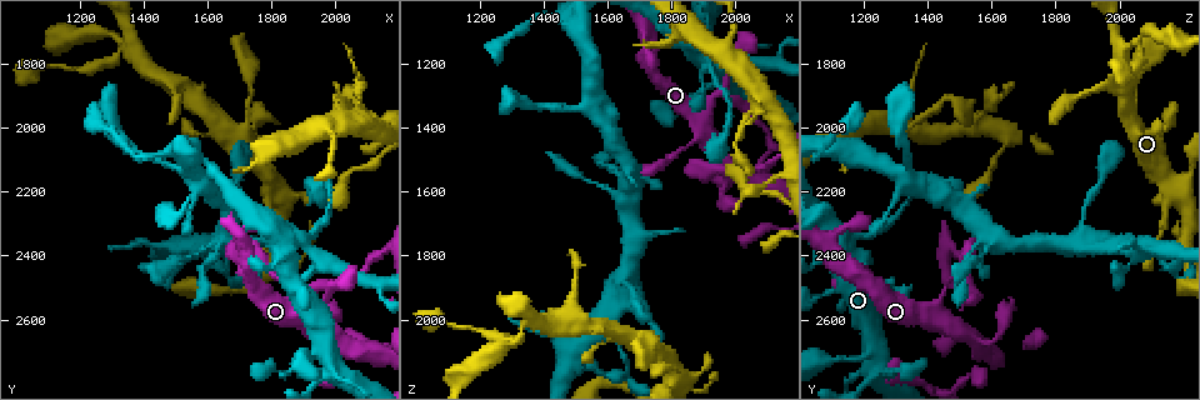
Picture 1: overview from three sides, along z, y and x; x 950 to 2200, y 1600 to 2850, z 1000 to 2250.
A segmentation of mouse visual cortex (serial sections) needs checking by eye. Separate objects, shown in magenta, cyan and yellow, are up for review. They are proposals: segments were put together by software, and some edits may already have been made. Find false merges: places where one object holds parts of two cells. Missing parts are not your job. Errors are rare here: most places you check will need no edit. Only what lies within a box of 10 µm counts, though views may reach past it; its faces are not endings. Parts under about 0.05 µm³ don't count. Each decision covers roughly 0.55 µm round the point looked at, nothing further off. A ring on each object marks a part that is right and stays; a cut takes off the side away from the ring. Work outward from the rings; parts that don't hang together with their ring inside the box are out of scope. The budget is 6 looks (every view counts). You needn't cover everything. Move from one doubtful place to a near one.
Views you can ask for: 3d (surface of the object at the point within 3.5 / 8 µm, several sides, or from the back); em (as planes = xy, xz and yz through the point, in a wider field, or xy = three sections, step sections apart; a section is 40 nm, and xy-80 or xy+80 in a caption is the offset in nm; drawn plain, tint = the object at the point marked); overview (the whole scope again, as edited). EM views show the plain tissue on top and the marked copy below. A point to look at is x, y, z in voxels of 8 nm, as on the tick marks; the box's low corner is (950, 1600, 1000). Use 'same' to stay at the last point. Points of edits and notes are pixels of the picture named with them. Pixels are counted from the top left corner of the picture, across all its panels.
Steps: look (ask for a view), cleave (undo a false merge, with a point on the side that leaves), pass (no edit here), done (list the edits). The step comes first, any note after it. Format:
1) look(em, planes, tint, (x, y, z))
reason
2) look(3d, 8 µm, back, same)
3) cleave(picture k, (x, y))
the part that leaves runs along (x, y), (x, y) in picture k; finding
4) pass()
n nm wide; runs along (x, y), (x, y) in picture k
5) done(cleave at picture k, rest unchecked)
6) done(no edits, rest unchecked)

look(3d, 8 µm, (2110, 2490, 1190))
three arms meet

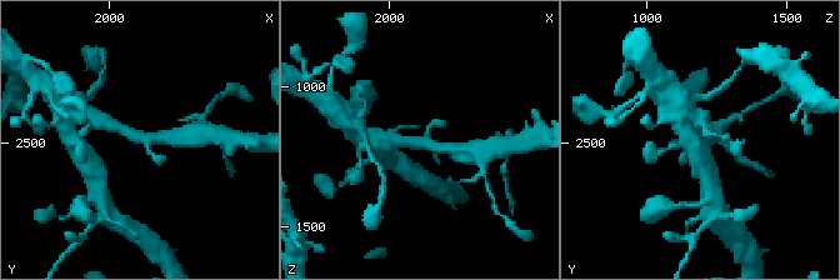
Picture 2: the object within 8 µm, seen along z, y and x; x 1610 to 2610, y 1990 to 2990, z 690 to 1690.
look(3d, 3.5 µm, same)

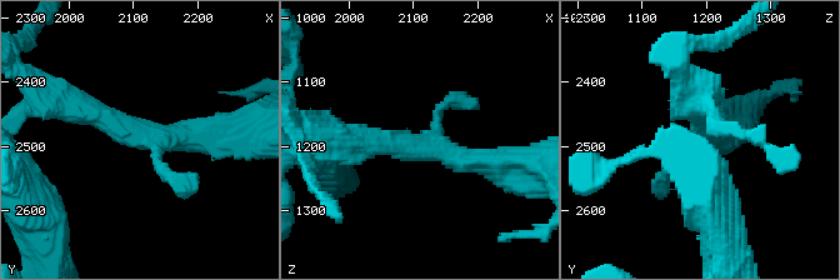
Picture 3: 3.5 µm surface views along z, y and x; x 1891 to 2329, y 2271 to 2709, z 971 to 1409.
look(em, xy, step 3, tint, (2120, 2480, 1200))
shape alone is not enough

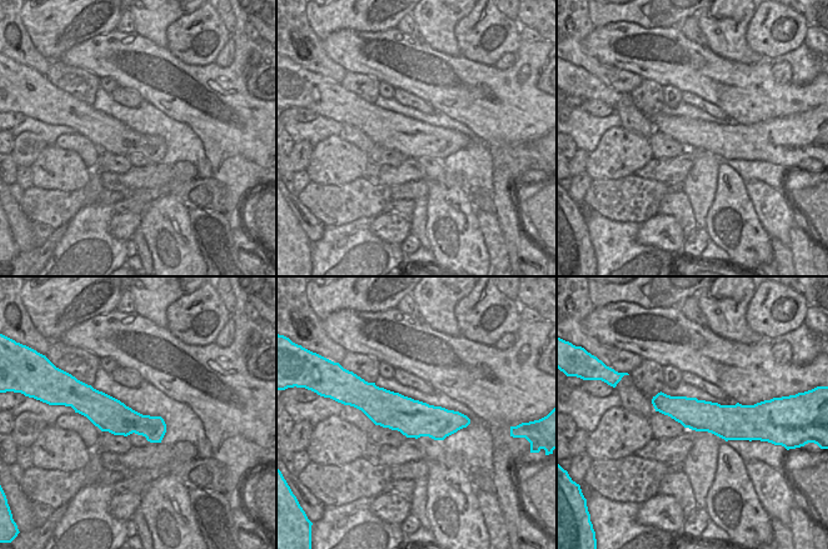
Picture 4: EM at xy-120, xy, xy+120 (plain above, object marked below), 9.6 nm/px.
pass()
arms of 150, 250, 300 nm; runs along (364, 404), (414, 419), (465, 422) in picture 4; continuous, no second cell

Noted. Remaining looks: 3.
look(3d, 8 µm, (1980, 2750, 1250))
small branch off a trunk

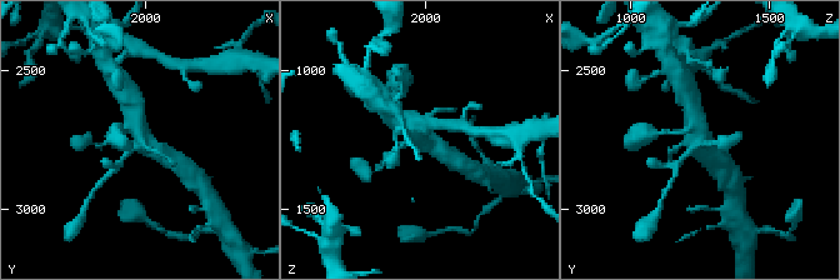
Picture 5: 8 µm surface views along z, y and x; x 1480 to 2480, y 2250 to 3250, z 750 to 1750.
look(3d, 3.5 µm, same)

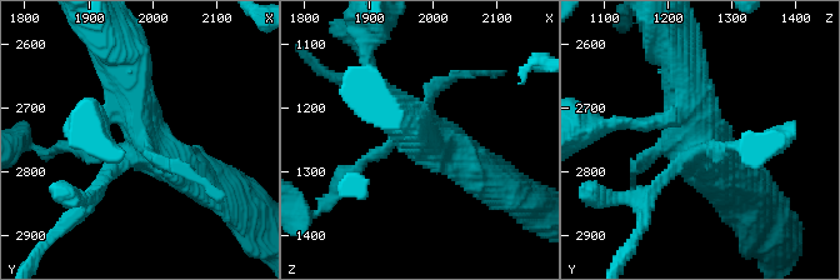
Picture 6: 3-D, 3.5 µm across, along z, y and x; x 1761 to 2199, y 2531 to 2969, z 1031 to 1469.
look(em, planes, tint, (1975, 2760, 1250))
need the tissue

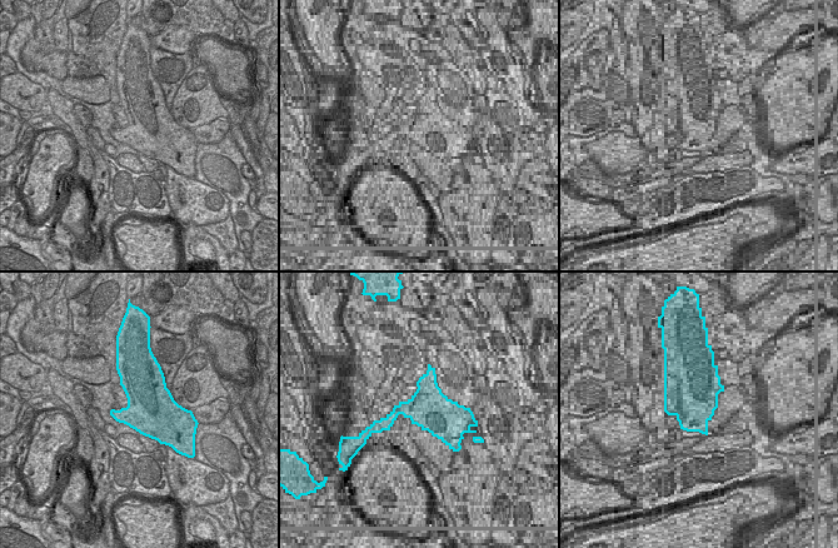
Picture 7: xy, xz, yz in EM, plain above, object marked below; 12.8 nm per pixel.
pass()
all the same cell

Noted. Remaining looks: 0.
done(no edits, rest unchecked)

